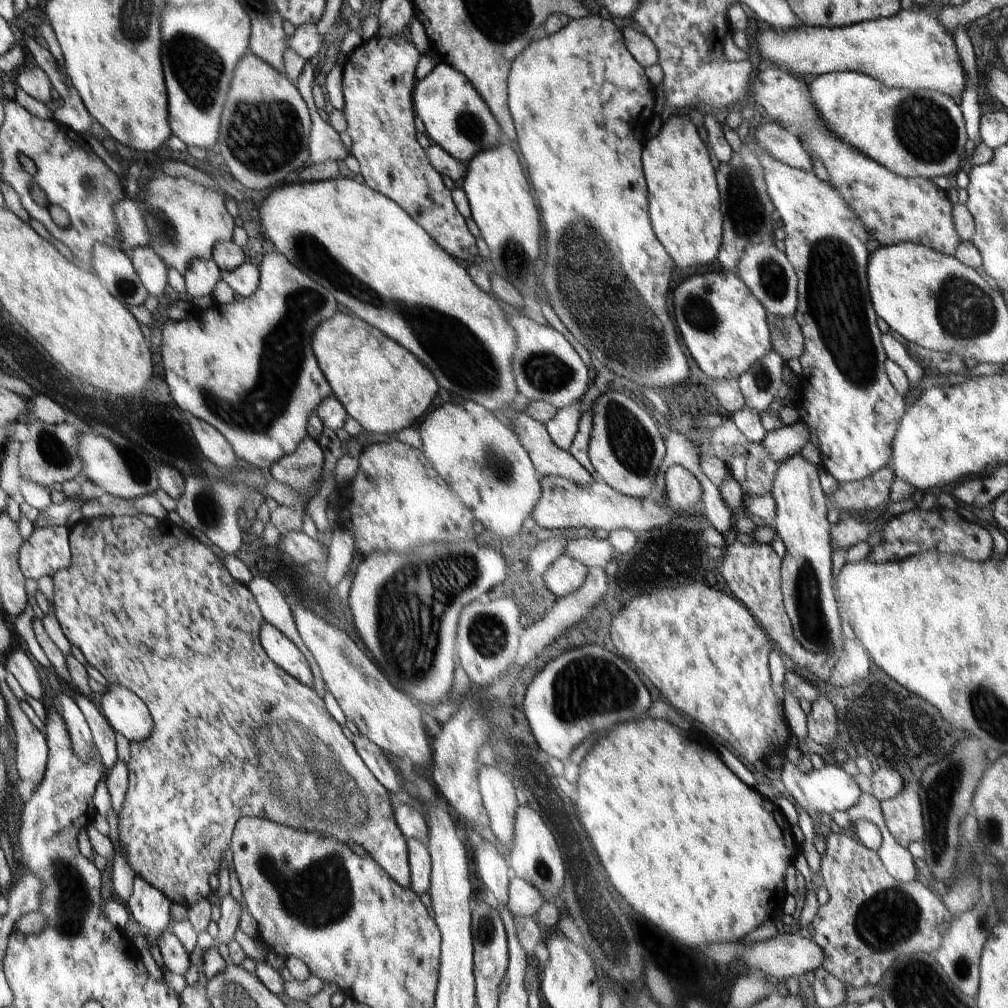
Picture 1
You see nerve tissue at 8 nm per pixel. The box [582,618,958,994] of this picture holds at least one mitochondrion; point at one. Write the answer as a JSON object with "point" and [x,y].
{"point":[885,921]}

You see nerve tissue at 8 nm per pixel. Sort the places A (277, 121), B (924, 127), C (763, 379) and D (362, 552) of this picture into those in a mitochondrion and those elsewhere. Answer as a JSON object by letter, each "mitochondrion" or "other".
{"A":"mitochondrion","B":"mitochondrion","C":"mitochondrion","D":"other"}

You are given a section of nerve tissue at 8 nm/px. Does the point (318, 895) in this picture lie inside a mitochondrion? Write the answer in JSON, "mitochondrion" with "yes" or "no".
{"mitochondrion":"yes"}

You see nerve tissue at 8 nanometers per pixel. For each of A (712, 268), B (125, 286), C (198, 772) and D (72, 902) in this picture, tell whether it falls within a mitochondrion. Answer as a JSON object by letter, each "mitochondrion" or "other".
{"A":"other","B":"mitochondrion","C":"mitochondrion","D":"mitochondrion"}

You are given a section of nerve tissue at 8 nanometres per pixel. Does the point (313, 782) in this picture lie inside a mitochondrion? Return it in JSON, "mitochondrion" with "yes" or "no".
{"mitochondrion":"yes"}

